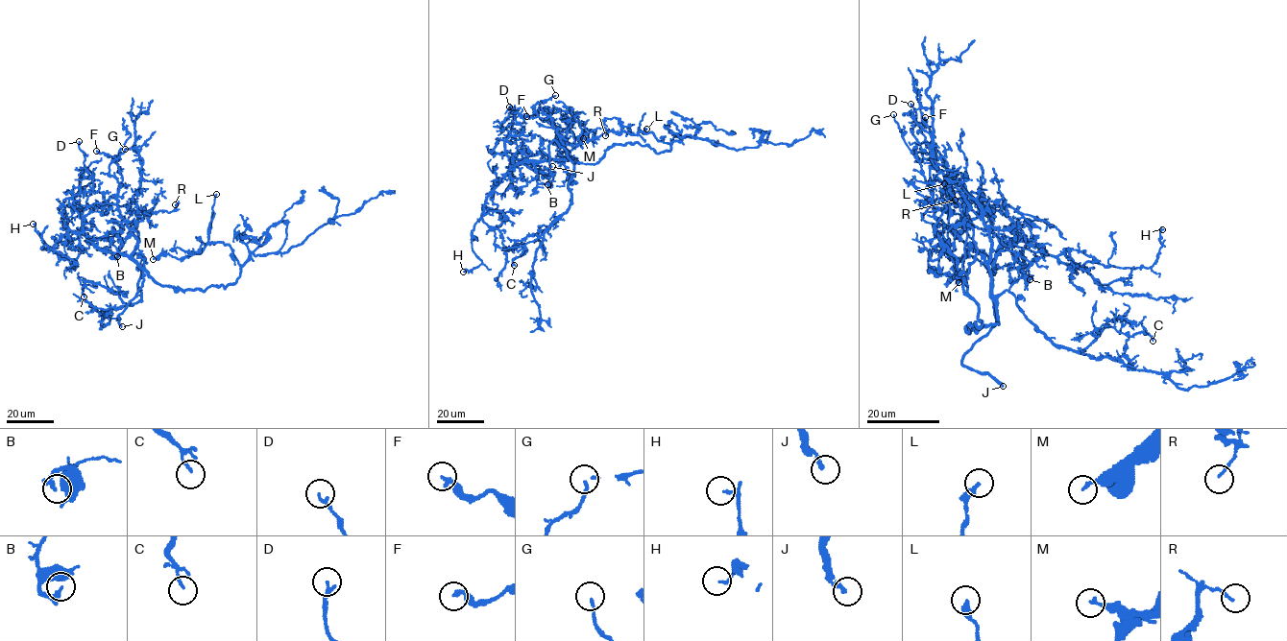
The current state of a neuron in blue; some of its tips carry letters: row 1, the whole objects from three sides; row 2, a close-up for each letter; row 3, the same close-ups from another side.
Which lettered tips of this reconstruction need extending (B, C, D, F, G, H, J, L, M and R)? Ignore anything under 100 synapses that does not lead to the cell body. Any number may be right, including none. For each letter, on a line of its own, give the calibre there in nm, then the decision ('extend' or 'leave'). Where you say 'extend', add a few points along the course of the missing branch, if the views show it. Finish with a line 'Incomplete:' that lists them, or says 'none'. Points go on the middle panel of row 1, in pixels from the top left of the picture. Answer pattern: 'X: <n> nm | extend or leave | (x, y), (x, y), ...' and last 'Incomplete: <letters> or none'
B: 200 nm | leave
C: 120 nm | leave
D: 190 nm | leave
F: 200 nm | leave
G: 140 nm | leave
H: 80 nm | leave
J: 190 nm | extend | (552, 166), (555, 183), (572, 204), (567, 214), (498, 232), (486, 243), (468, 239)
L: 280 nm | leave
M: 170 nm | leave
R: 130 nm | leave
Incomplete: J

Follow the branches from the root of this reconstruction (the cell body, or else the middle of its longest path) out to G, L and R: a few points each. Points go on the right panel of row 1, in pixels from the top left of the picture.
G: (972, 328), (977, 331), (998, 322), (991, 273), (985, 259), (934, 214), (932, 188), (893, 114)
L: (972, 328), (965, 327), (982, 324), (978, 303), (968, 294), (963, 263), (947, 251), (944, 183)
R: (972, 328), (998, 322), (988, 266), (990, 240), (988, 227), (973, 211), (943, 212), (950, 198), (955, 200)

